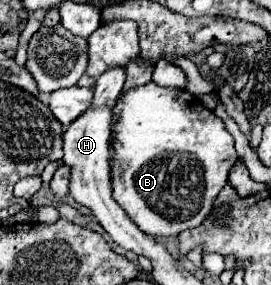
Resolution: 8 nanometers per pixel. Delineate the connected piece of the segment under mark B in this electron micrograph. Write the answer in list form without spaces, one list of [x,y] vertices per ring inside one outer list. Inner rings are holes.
[[[147,83],[139,89],[131,89],[125,97],[119,97],[119,103],[113,111],[113,199],[125,209],[133,223],[147,235],[169,237],[179,235],[179,231],[197,227],[211,213],[213,199],[219,195],[227,183],[227,175],[237,161],[235,143],[225,123],[195,95],[187,95],[185,89],[159,87],[157,83]]]

